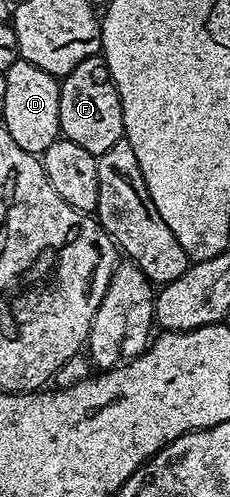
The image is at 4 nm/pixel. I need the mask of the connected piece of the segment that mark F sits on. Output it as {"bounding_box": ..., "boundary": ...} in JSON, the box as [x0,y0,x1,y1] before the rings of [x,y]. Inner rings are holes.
{"bounding_box":[59,56,125,156],"boundary":[[[94,56],[83,60],[60,79],[60,84],[59,124],[64,137],[79,144],[79,148],[87,148],[87,152],[98,156],[107,152],[111,144],[122,141],[125,132],[123,108],[104,57]]]}

